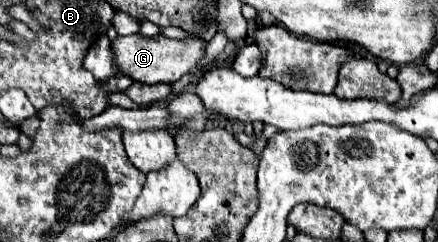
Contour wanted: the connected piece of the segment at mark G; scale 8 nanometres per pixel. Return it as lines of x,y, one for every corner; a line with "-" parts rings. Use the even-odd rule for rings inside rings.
131,34
131,36
117,36
111,42
111,50
115,56
115,64
119,74
129,76
135,82
143,84
173,84
177,82
183,74
187,74
191,68
197,66
197,62
203,58
205,42
199,38
185,38
185,40
171,40
165,36
153,36
145,38
141,34

